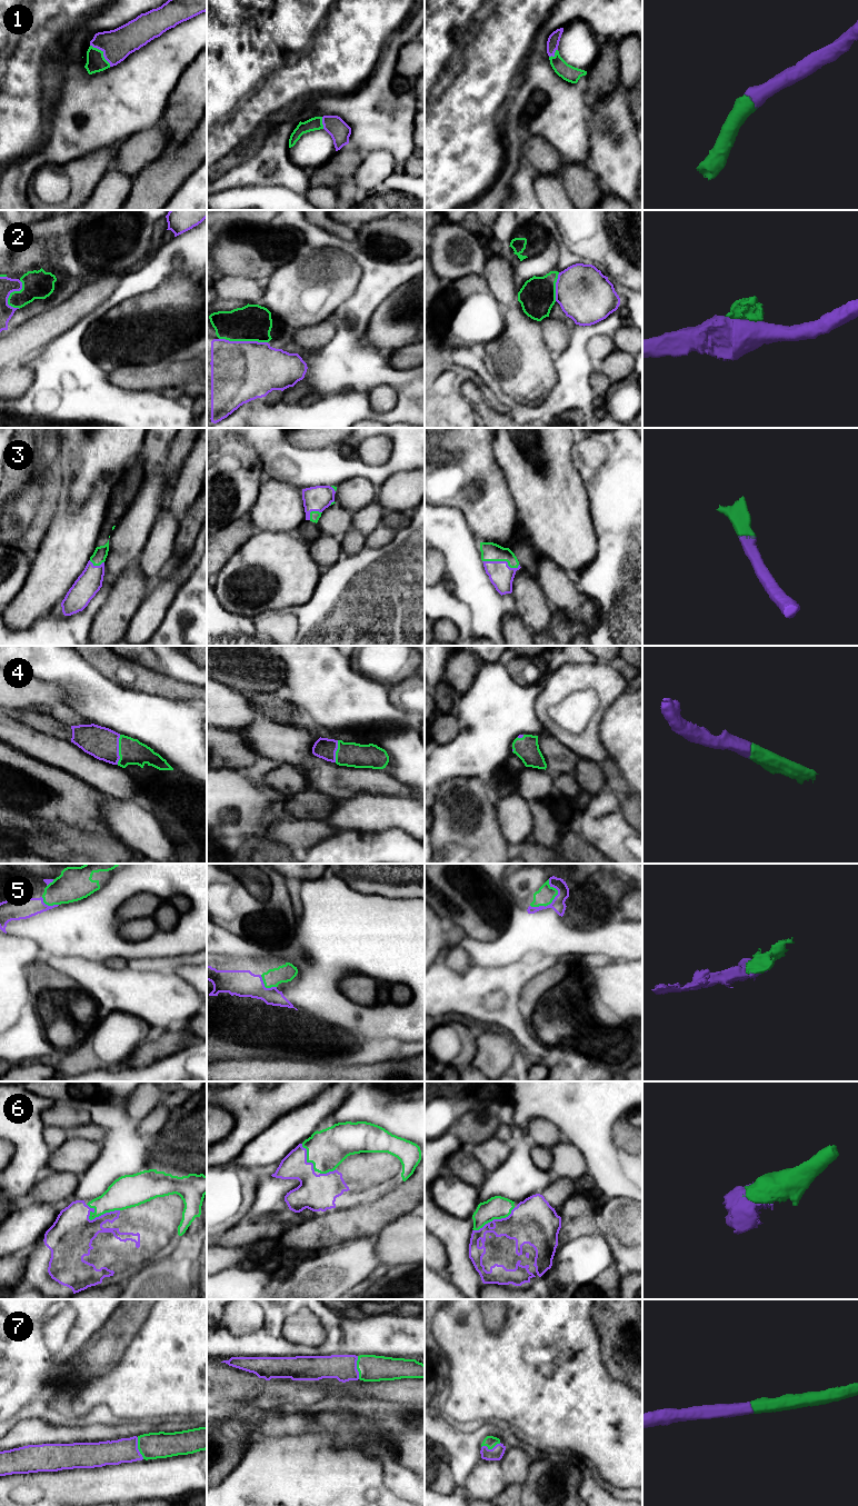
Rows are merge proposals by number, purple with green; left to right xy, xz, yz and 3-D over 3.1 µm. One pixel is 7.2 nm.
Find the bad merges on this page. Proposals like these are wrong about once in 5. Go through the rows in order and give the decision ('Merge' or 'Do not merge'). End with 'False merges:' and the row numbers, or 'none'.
1: Merge
2: Do not merge
3: Merge
4: Merge
5: Merge
6: Merge
7: Merge
False merges: 2

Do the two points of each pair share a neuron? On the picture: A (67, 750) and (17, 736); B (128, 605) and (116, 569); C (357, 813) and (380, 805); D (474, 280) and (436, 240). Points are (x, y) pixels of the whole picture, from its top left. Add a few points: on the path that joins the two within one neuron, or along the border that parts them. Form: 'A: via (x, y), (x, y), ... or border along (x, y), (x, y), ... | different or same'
A: via (55, 750), (36, 745), (29, 740) | same
B: border along (136, 561), (109, 588) | different
C: via (362, 811), (375, 810) | same
D: border along (481, 273), (465, 275), (451, 285) | different

